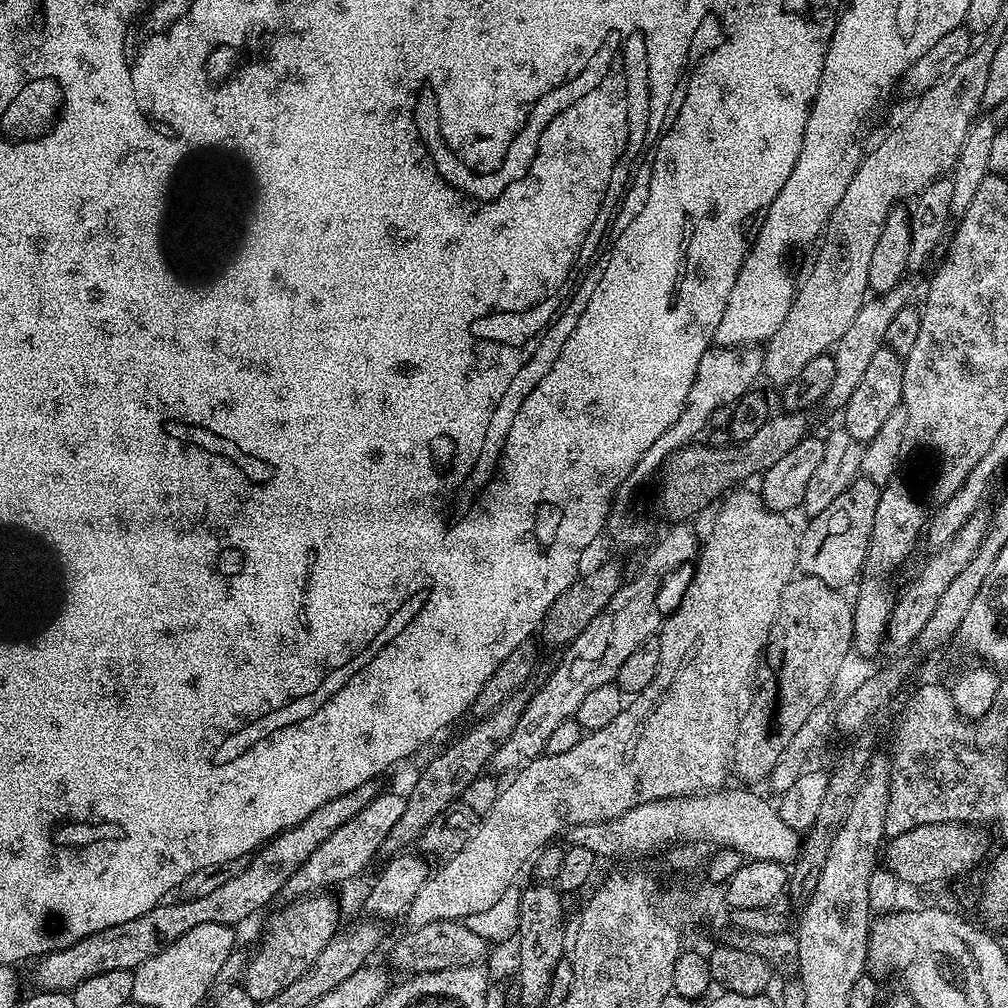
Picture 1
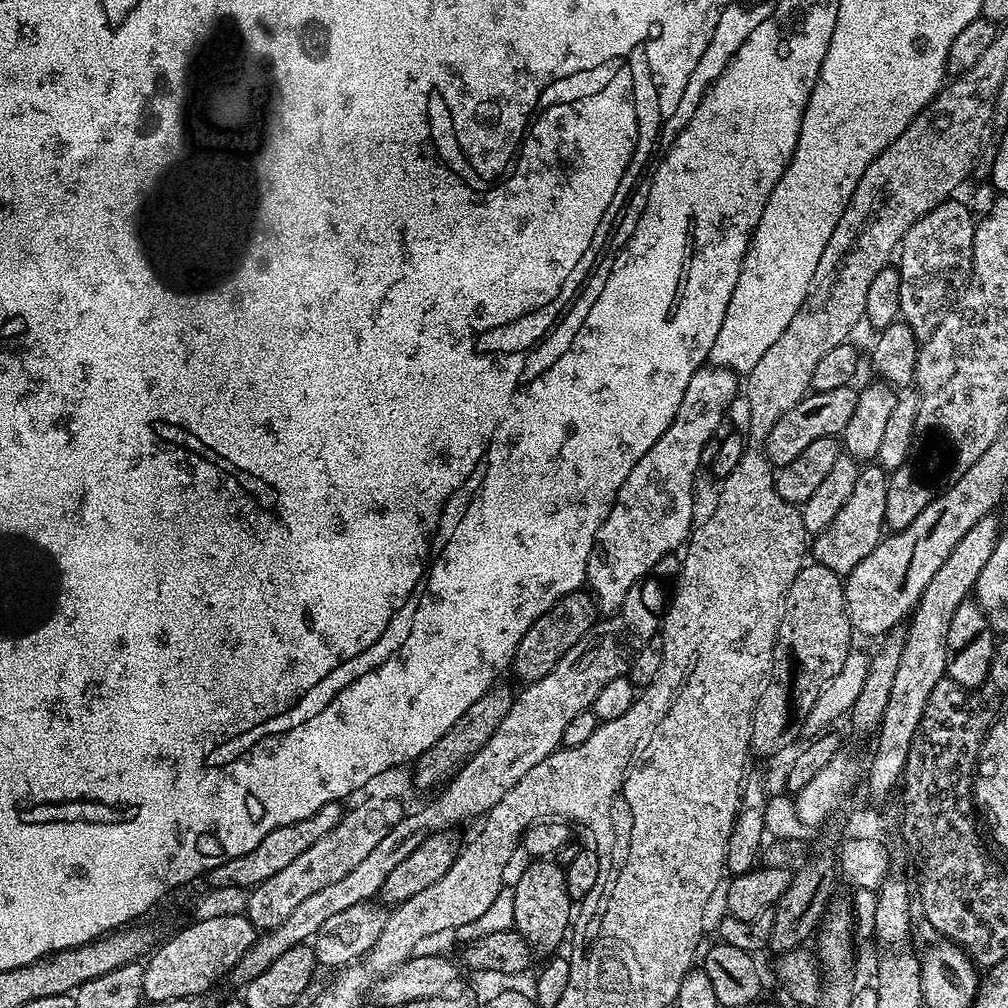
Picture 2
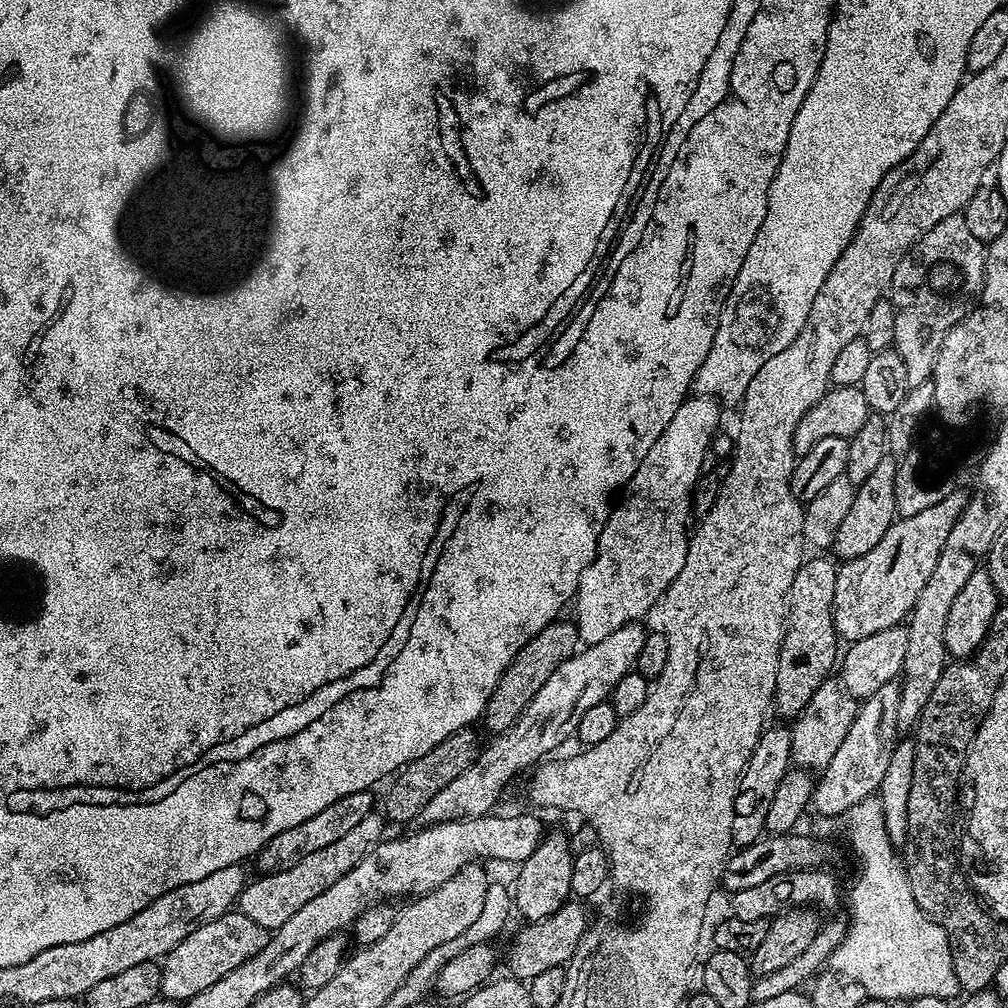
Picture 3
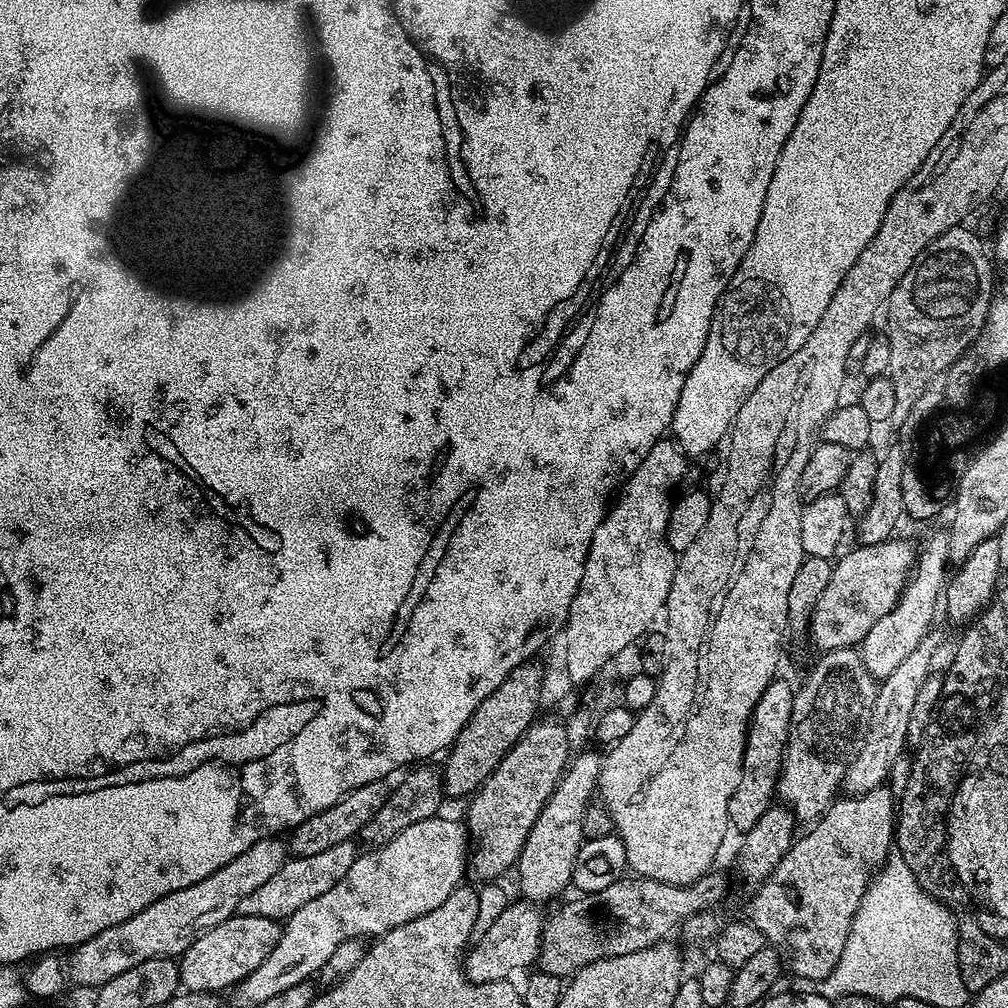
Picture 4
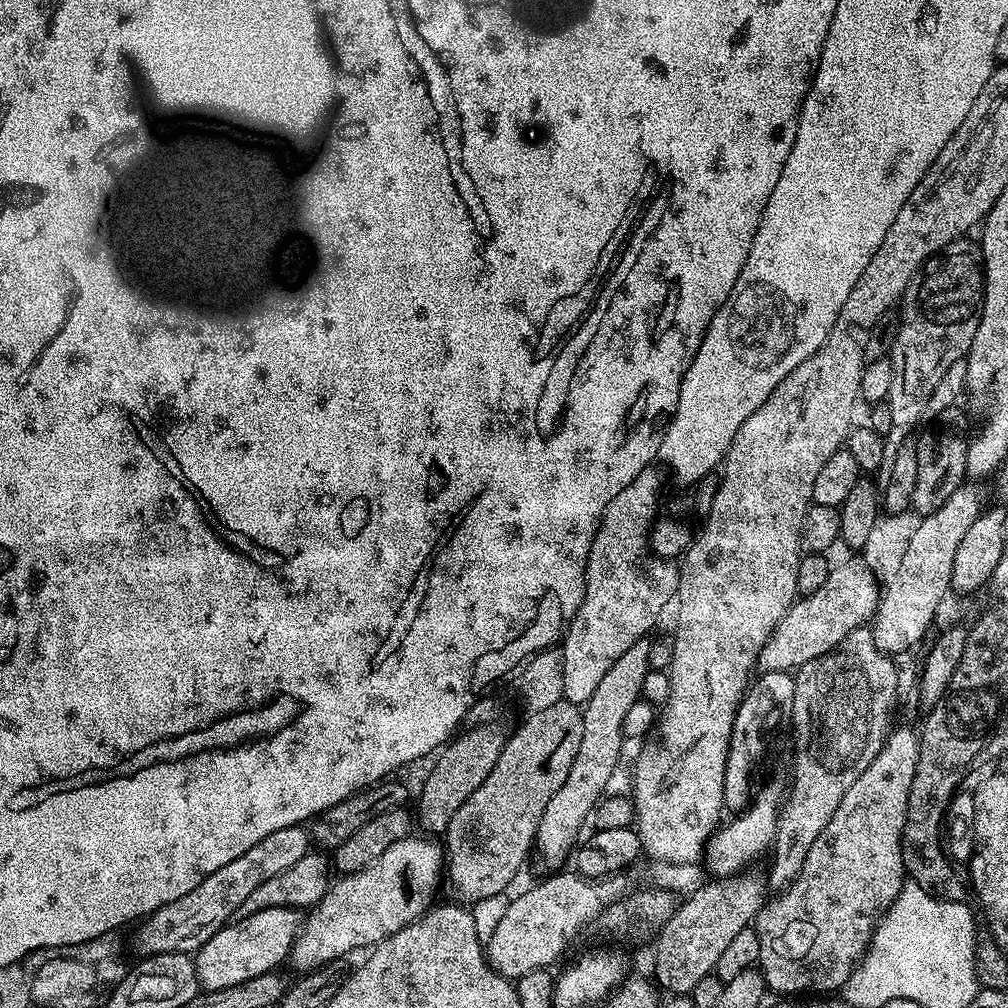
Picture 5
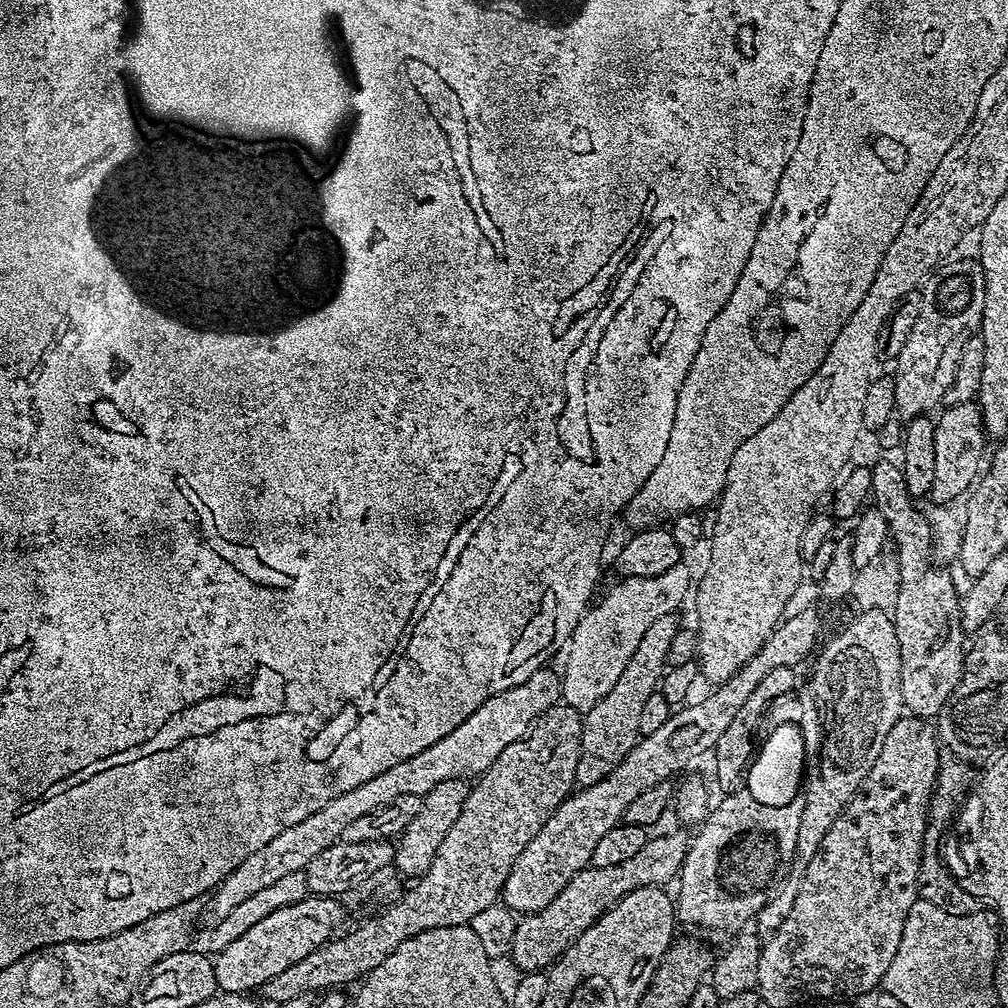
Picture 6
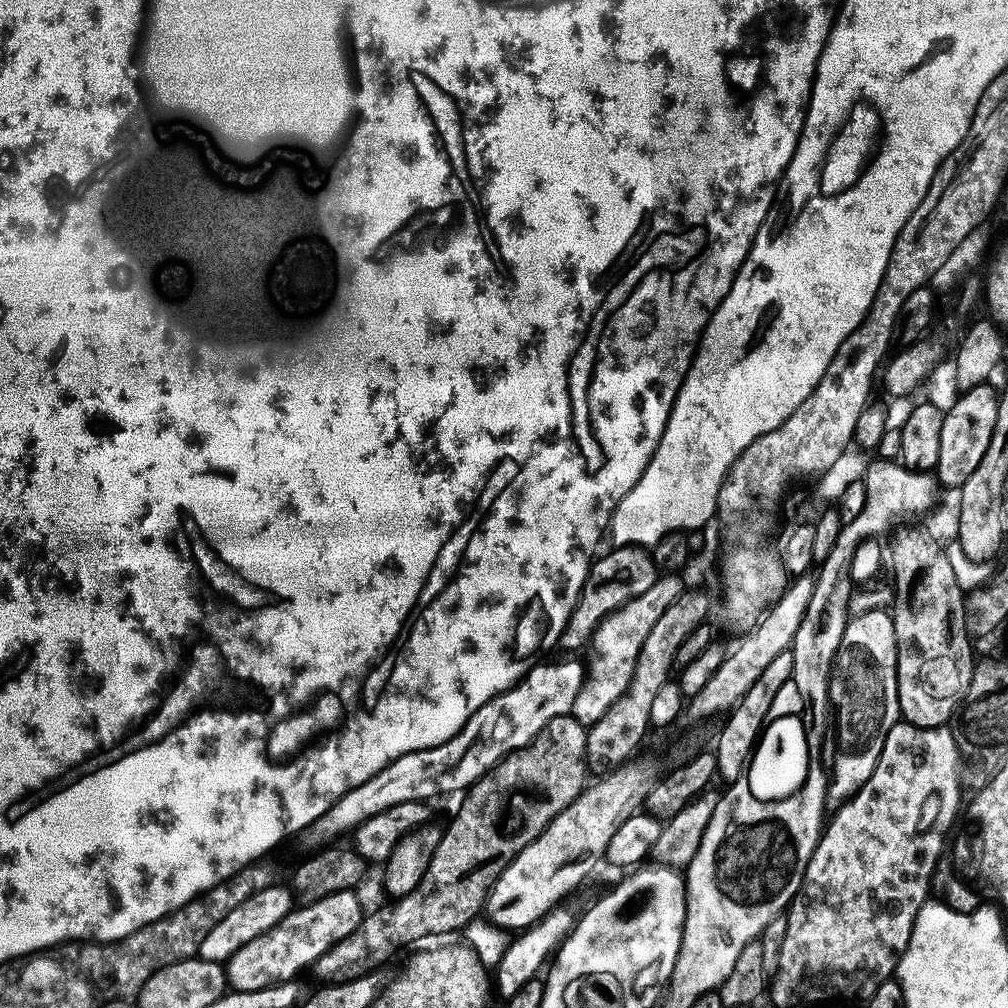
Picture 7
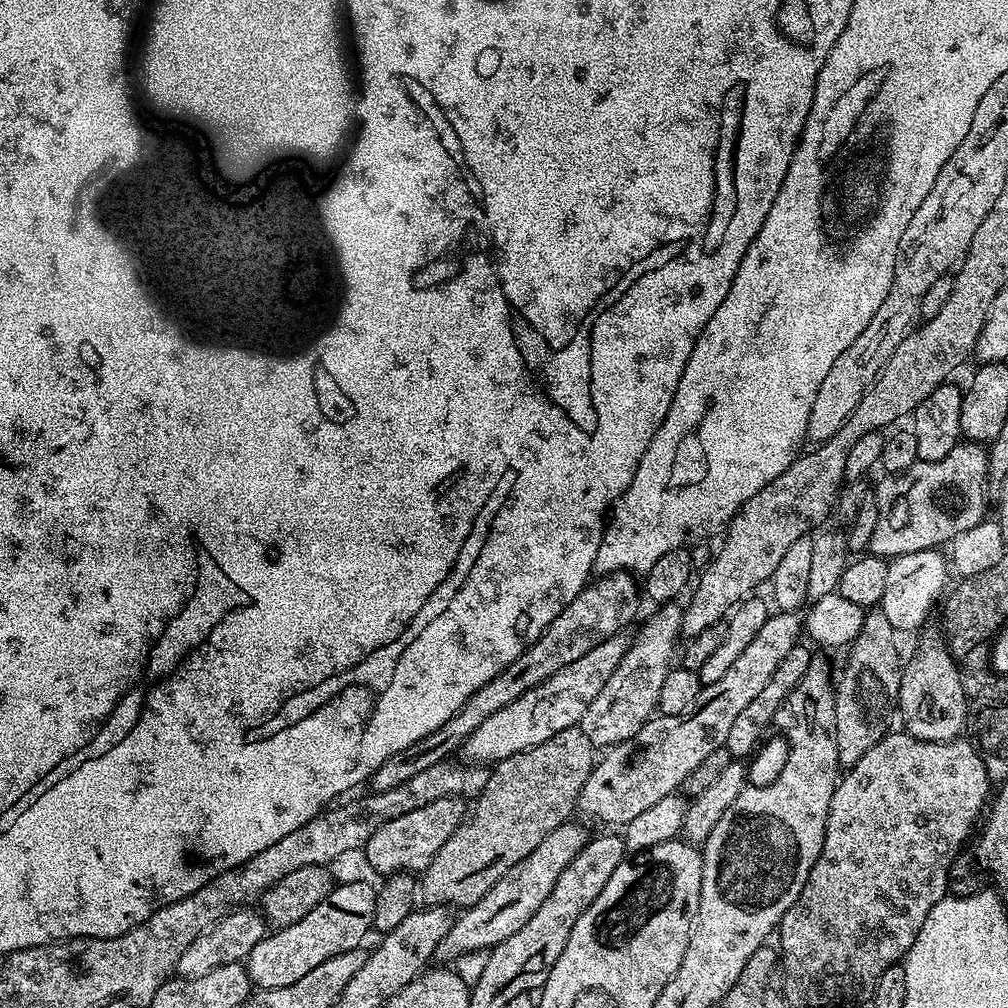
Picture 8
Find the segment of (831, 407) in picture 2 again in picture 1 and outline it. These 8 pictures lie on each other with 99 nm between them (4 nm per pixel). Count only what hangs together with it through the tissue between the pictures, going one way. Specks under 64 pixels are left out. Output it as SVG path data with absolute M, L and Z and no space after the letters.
M788 412L784 416L769 415L768 421L758 429L754 438L729 443L729 448L711 448L708 444L693 442L665 462L662 469L664 485L660 488L660 504L668 522L688 522L703 508L711 509L729 490L735 489L751 476L759 477L774 462L790 454L798 442L809 435L808 416L803 412Z

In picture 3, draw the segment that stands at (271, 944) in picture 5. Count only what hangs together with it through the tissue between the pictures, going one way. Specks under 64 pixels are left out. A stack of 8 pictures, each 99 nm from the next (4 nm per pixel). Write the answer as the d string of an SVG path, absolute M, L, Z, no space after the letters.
M229 910L224 915L214 918L214 922L205 922L198 926L174 950L163 957L160 970L160 996L166 1000L183 1002L194 998L194 994L202 994L218 982L218 978L226 978L234 966L242 966L246 958L254 958L262 946L266 946L269 929L258 926L258 922L250 922L239 910Z

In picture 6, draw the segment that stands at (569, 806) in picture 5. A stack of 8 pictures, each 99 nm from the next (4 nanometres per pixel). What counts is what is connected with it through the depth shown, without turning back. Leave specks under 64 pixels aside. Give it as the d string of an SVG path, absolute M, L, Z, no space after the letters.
M676 612L662 614L642 634L642 642L638 642L638 650L634 650L630 662L626 662L626 670L614 686L610 686L610 694L606 694L588 712L583 713L582 746L578 758L576 784L580 788L594 786L594 782L602 782L630 754L630 750L640 739L640 722L642 720L642 705L646 698L654 694L660 687L660 679L664 676L668 664L670 641L682 626Z

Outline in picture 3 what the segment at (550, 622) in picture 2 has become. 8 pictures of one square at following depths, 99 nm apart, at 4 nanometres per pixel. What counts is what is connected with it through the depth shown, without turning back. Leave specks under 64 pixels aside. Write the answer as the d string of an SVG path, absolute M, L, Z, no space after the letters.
M570 620L568 622L562 621L552 621L540 630L530 642L526 642L498 680L497 686L487 700L482 717L483 723L486 722L486 726L492 731L492 734L502 733L512 726L521 716L522 710L541 690L543 683L554 674L554 670L578 650L579 636L575 623Z

